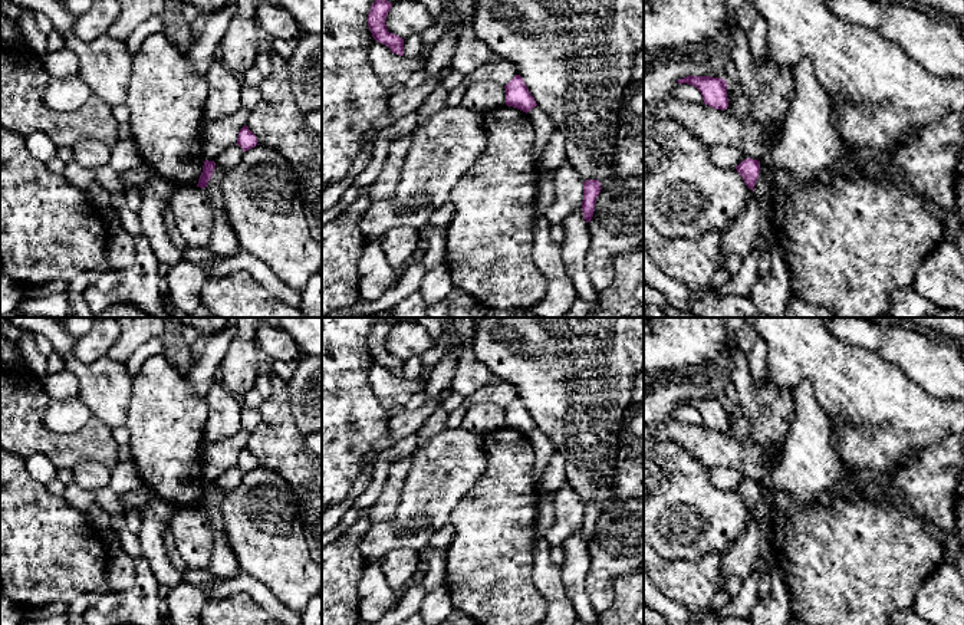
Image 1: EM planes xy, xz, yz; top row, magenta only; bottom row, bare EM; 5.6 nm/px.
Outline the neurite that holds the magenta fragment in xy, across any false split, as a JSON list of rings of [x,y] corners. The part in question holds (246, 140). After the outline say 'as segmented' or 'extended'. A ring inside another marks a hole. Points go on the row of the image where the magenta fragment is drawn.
[[[243,126],[238,132],[237,145],[241,147],[243,152],[254,148],[257,144],[256,135],[249,129],[249,126]]] | as segmented

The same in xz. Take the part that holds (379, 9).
[[[375,0],[368,14],[368,26],[376,42],[388,46],[392,53],[404,56],[404,39],[389,33],[385,24],[391,7],[392,3],[388,0]]] | as segmented

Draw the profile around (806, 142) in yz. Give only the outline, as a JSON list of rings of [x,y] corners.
[[[809,57],[792,68],[796,95],[780,125],[776,144],[760,159],[760,174],[753,194],[761,210],[757,249],[766,247],[773,233],[771,184],[777,170],[807,178],[820,170],[852,174],[858,162],[830,122],[830,101],[819,83]]]

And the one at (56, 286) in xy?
[[[53,280],[40,287],[33,289],[33,292],[36,296],[50,296],[50,295],[57,295],[57,293],[66,292],[68,286],[69,286],[69,283],[66,283],[66,282]]]

